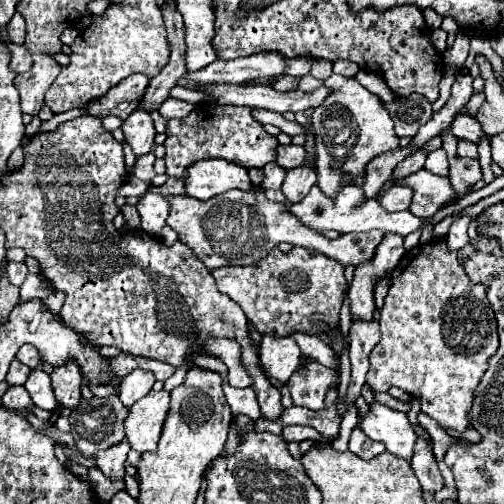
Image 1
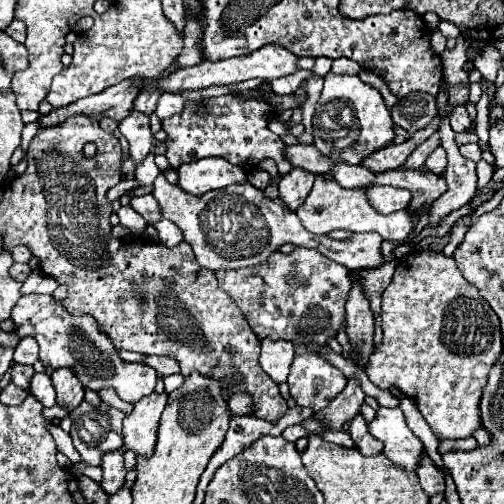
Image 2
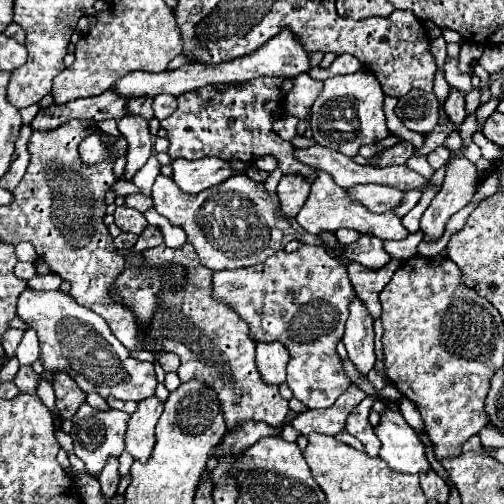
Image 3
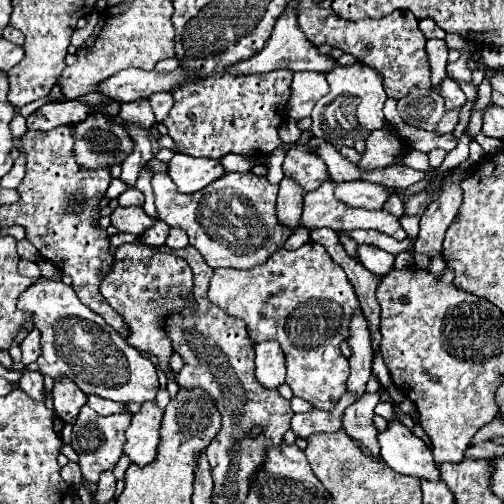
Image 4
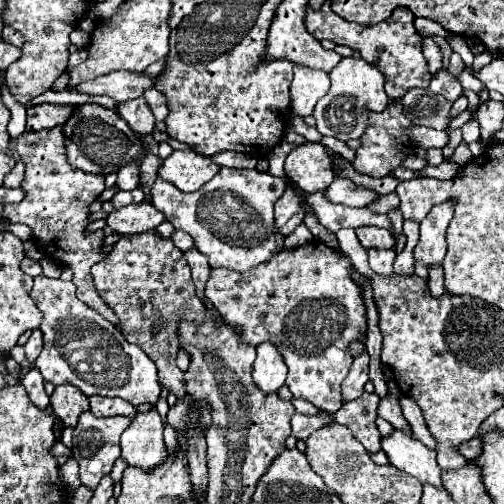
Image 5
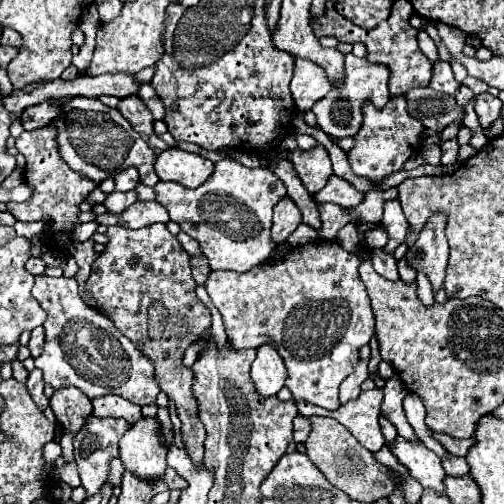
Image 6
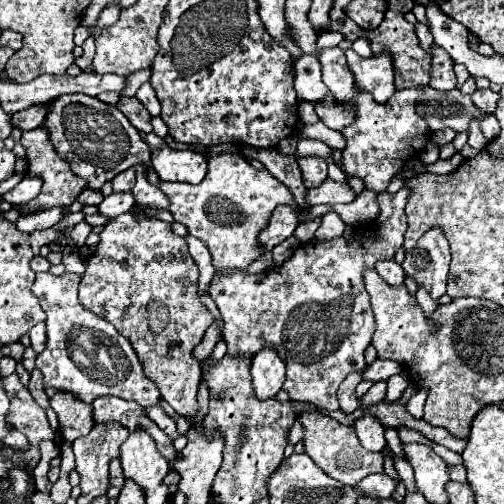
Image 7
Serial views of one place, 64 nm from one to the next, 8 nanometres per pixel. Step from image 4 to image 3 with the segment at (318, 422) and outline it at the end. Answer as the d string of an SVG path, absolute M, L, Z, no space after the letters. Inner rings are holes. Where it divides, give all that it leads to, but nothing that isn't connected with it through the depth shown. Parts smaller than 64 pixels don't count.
M352 384L348 392L340 394L332 408L326 410L306 410L302 414L296 414L296 418L290 422L296 432L308 436L310 432L322 432L322 434L338 434L342 432L346 424L346 416L352 412L356 404L360 404L366 398L366 394Z

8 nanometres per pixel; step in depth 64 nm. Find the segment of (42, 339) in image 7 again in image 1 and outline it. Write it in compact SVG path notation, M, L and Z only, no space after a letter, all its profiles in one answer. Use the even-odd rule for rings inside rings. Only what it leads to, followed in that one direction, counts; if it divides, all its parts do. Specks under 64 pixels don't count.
M24 344L24 346L18 350L16 358L18 358L22 364L30 366L30 368L36 368L36 366L40 364L40 354L38 354L38 350L36 350L34 344Z

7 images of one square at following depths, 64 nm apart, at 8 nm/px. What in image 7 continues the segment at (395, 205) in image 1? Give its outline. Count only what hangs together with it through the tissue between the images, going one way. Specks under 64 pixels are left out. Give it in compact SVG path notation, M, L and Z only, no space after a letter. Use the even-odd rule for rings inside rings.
M326 178L318 188L306 190L306 204L338 204L338 202L352 202L356 194L350 190L348 184L338 184L330 178Z

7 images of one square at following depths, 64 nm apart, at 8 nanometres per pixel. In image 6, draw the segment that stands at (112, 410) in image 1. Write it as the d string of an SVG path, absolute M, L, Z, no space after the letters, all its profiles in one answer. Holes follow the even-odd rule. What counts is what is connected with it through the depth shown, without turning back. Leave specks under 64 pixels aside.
M90 416L86 426L74 436L74 458L76 458L76 464L78 464L78 474L82 478L82 486L86 490L86 498L100 492L104 482L108 482L110 462L118 456L120 436L124 436L124 432L128 432L128 428L130 426L124 424L124 420L116 420L116 418L98 420L98 418Z

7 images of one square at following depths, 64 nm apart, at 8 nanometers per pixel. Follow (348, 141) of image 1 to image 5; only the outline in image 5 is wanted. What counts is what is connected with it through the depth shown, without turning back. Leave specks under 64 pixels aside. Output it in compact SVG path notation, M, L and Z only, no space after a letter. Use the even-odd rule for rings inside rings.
M348 56L348 58L342 58L340 64L330 72L330 80L332 80L330 92L324 98L320 98L318 104L314 106L314 118L316 118L318 132L322 136L334 136L342 142L360 138L364 134L364 128L368 126L366 112L370 110L382 112L390 102L390 98L384 92L384 74L376 66L368 64L366 60Z

